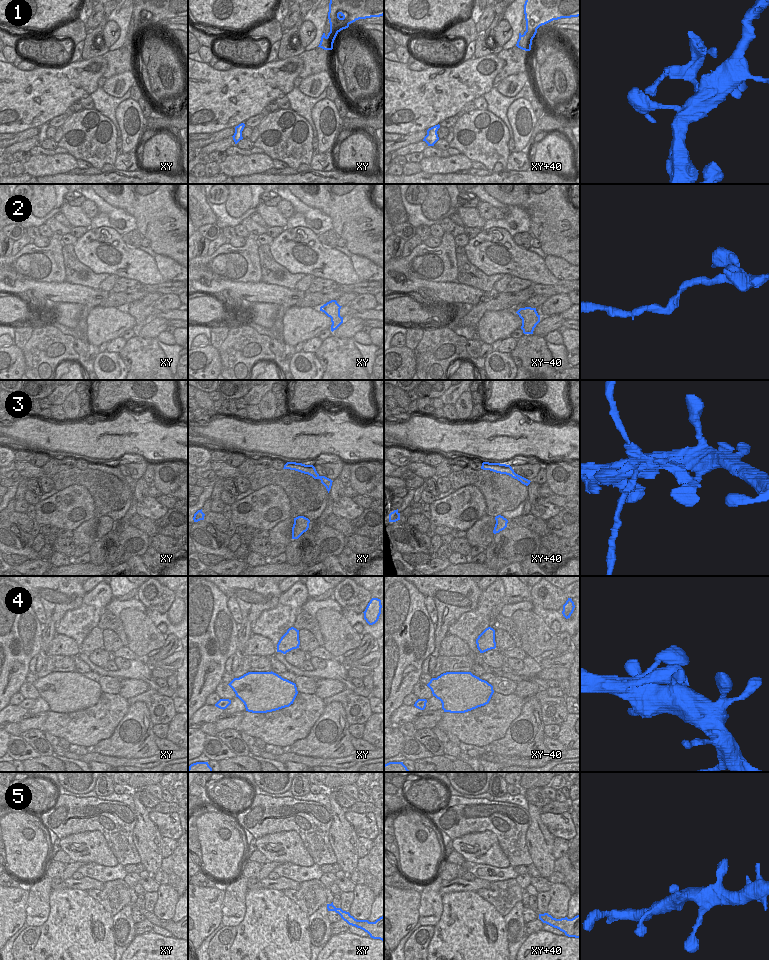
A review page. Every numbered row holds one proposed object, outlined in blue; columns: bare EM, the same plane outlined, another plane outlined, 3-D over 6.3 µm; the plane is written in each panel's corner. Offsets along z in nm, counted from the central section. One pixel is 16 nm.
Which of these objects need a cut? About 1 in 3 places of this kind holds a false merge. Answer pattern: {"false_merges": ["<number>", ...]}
{"false_merges": ["1", "3"]}

